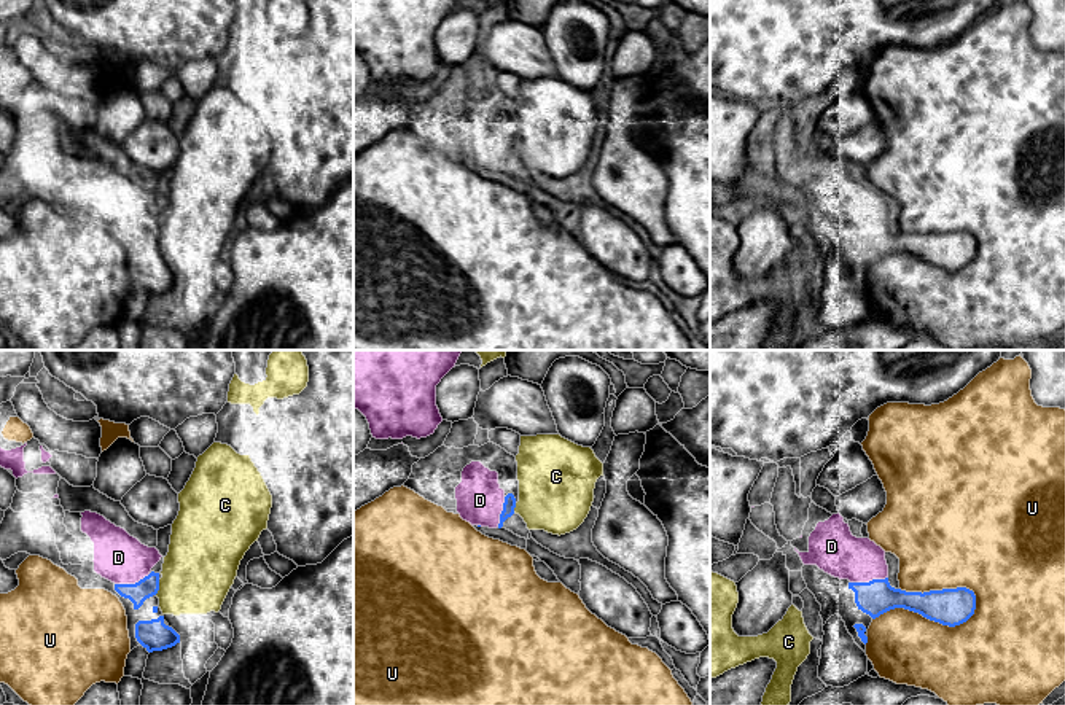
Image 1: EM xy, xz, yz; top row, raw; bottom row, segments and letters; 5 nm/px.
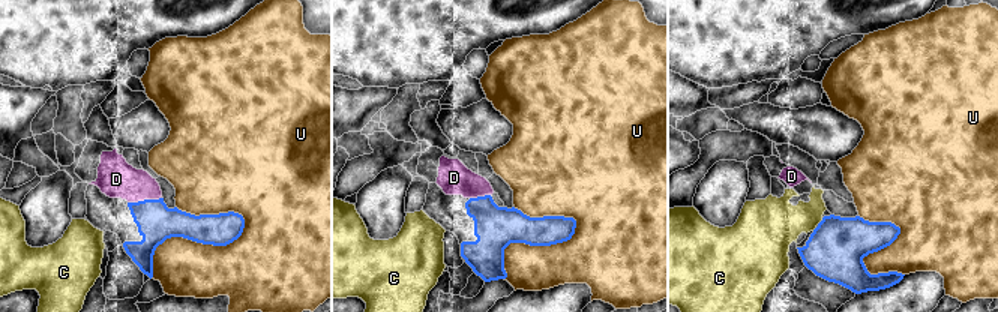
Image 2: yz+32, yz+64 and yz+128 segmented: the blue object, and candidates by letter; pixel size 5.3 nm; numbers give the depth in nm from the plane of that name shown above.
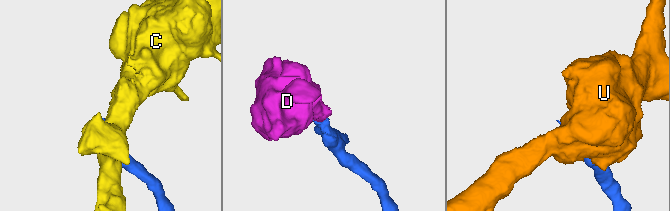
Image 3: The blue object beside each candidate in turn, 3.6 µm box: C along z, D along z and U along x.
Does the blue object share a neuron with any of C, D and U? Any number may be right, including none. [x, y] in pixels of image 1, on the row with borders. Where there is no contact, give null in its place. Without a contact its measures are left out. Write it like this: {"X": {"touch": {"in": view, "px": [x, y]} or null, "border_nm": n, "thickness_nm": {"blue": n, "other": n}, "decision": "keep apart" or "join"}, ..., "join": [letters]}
{"C": {"touch": {"in": "xy", "px": [158, 588]}, "border_nm": 80, "thickness_nm": {"blue": 100, "other": 360}, "decision": "keep apart"}, "D": {"touch": {"in": "yz", "px": [869, 581]}, "border_nm": 190, "thickness_nm": {"blue": 180, "other": 240}, "decision": "join"}, "U": {"touch": {"in": "yz", "px": [932, 619]}, "border_nm": 550, "thickness_nm": {"blue": 190, "other": 360}, "decision": "keep apart"}, "join": ["D"]}

